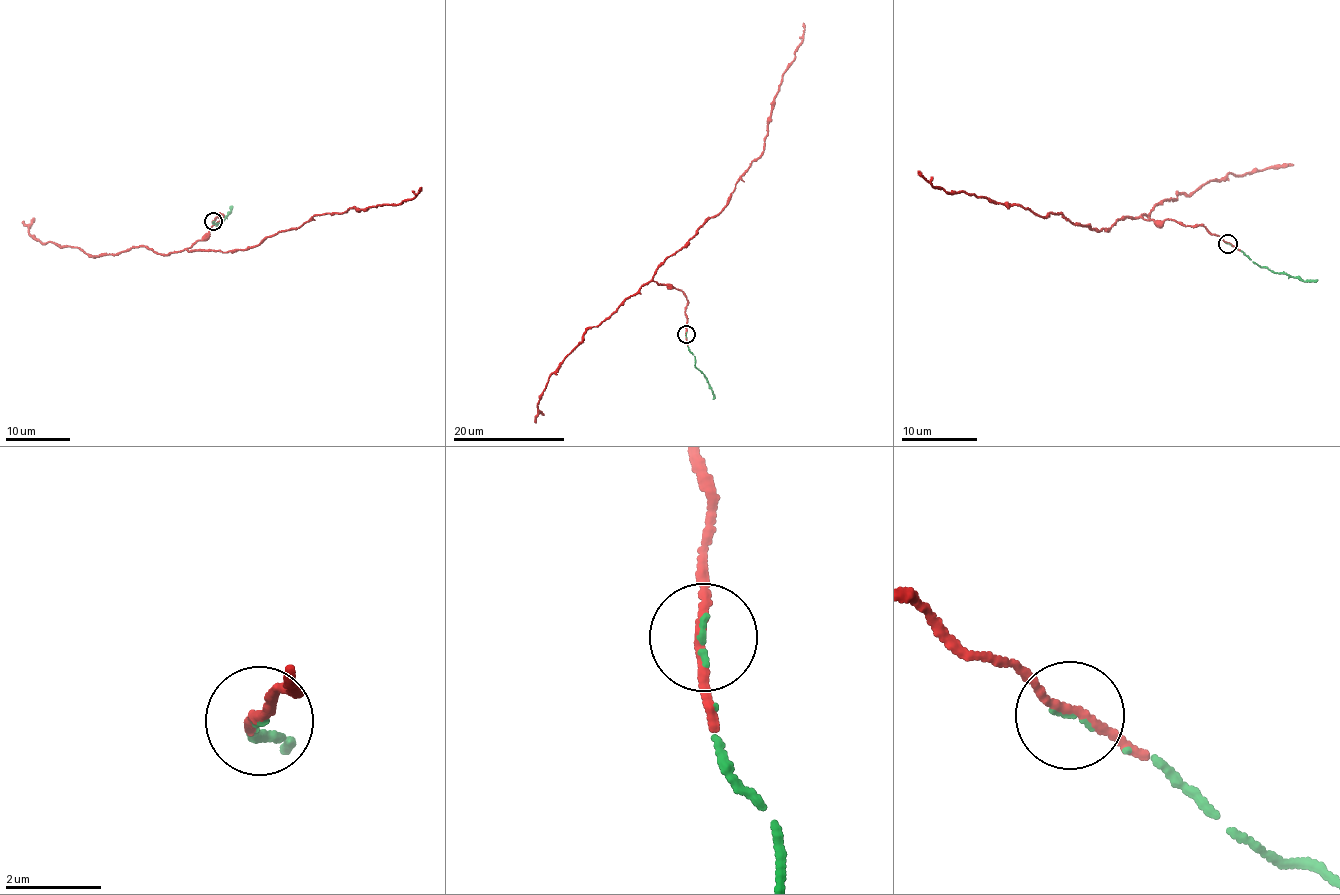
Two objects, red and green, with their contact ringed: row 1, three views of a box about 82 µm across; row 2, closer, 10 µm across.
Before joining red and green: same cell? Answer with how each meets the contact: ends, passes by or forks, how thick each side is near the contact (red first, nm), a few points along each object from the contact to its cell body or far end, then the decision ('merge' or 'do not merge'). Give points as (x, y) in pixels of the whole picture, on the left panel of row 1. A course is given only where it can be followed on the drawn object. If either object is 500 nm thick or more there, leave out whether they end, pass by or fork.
red passes by | green ends | 170/80 nm | red via (213, 221), (221, 213), (222, 220), (188, 251), (242, 250), (316, 215), (384, 205), (416, 196), (421, 188) | green via (213, 221), (217, 225), (226, 217), (232, 206) | merge

